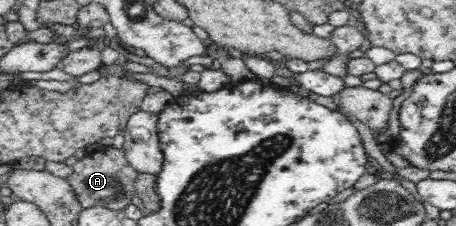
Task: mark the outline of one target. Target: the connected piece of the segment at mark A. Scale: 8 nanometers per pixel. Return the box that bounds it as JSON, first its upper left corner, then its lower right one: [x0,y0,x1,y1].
[63,146,139,210]

